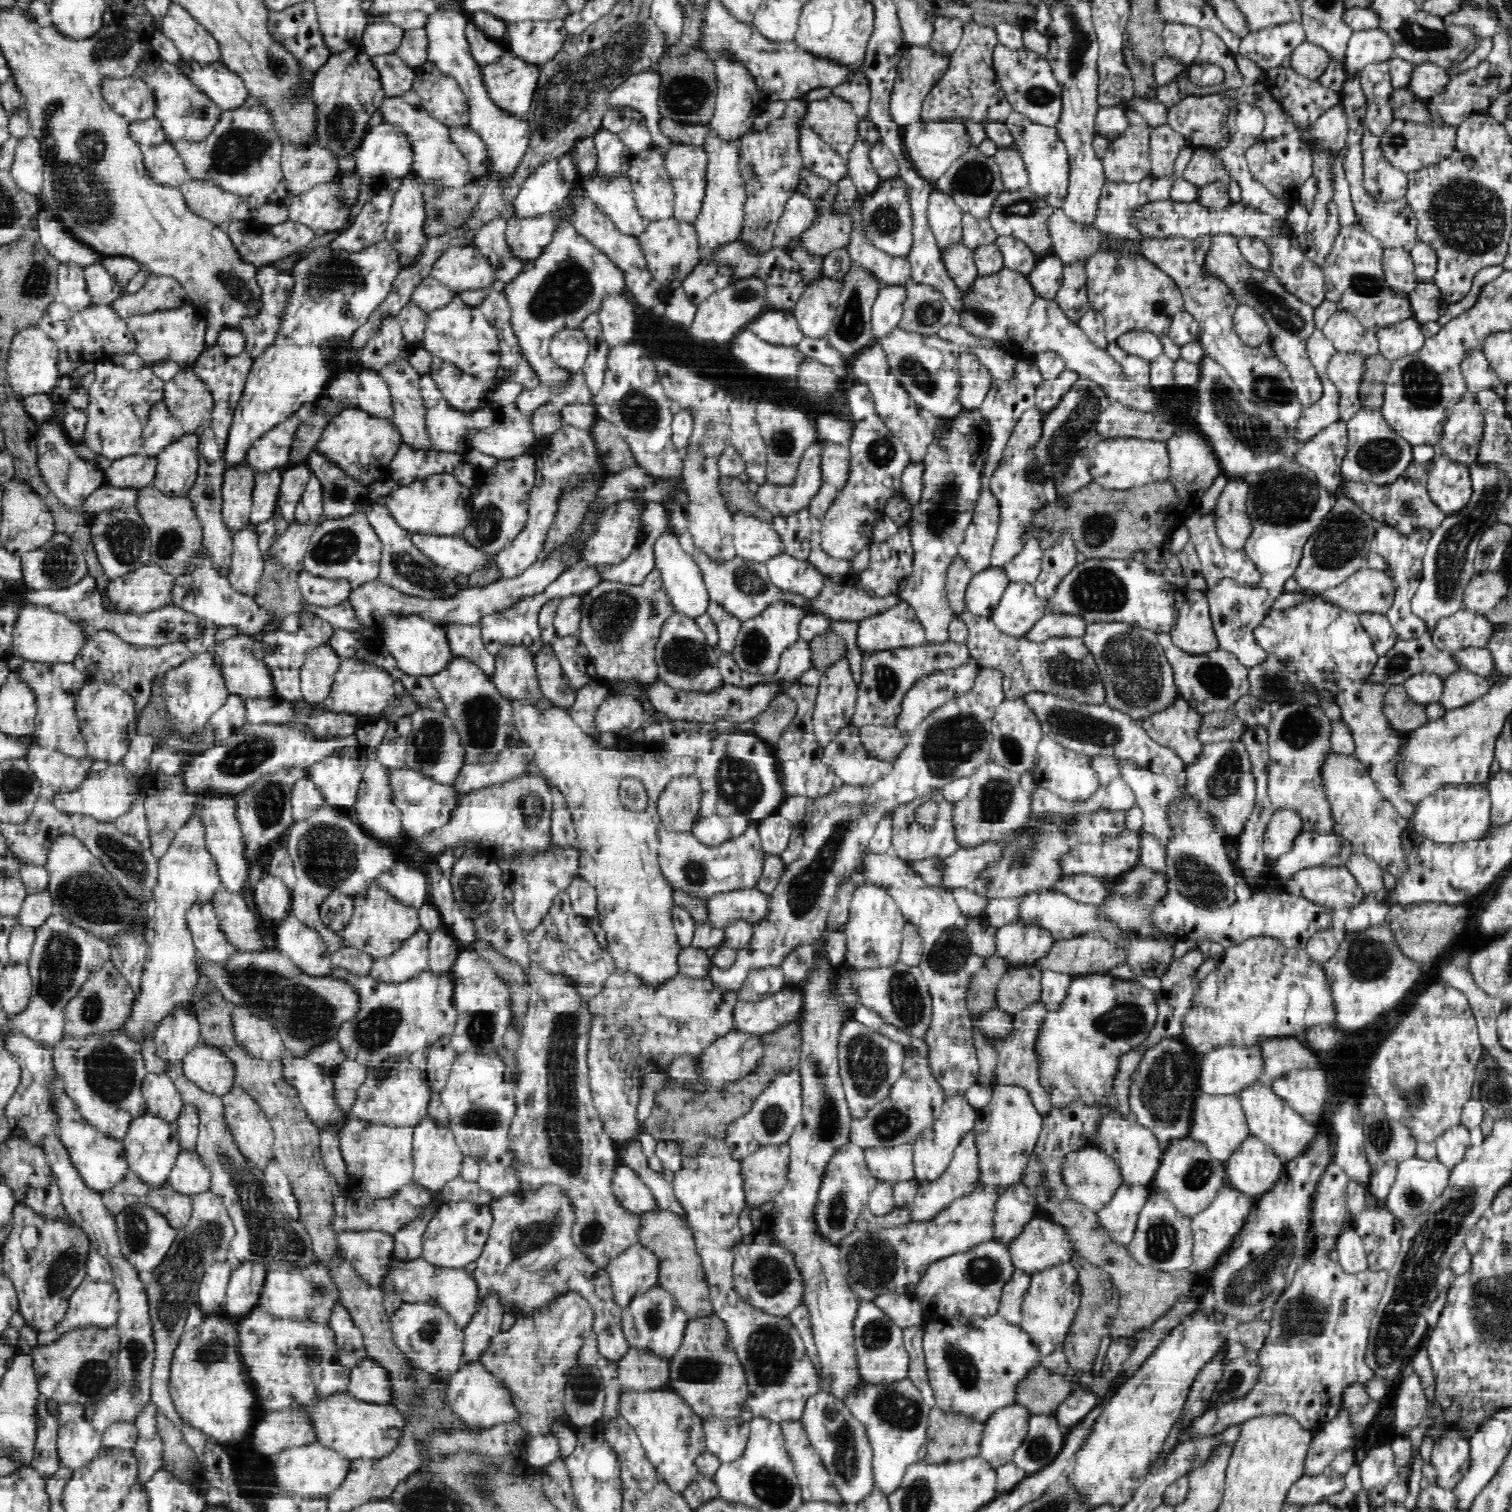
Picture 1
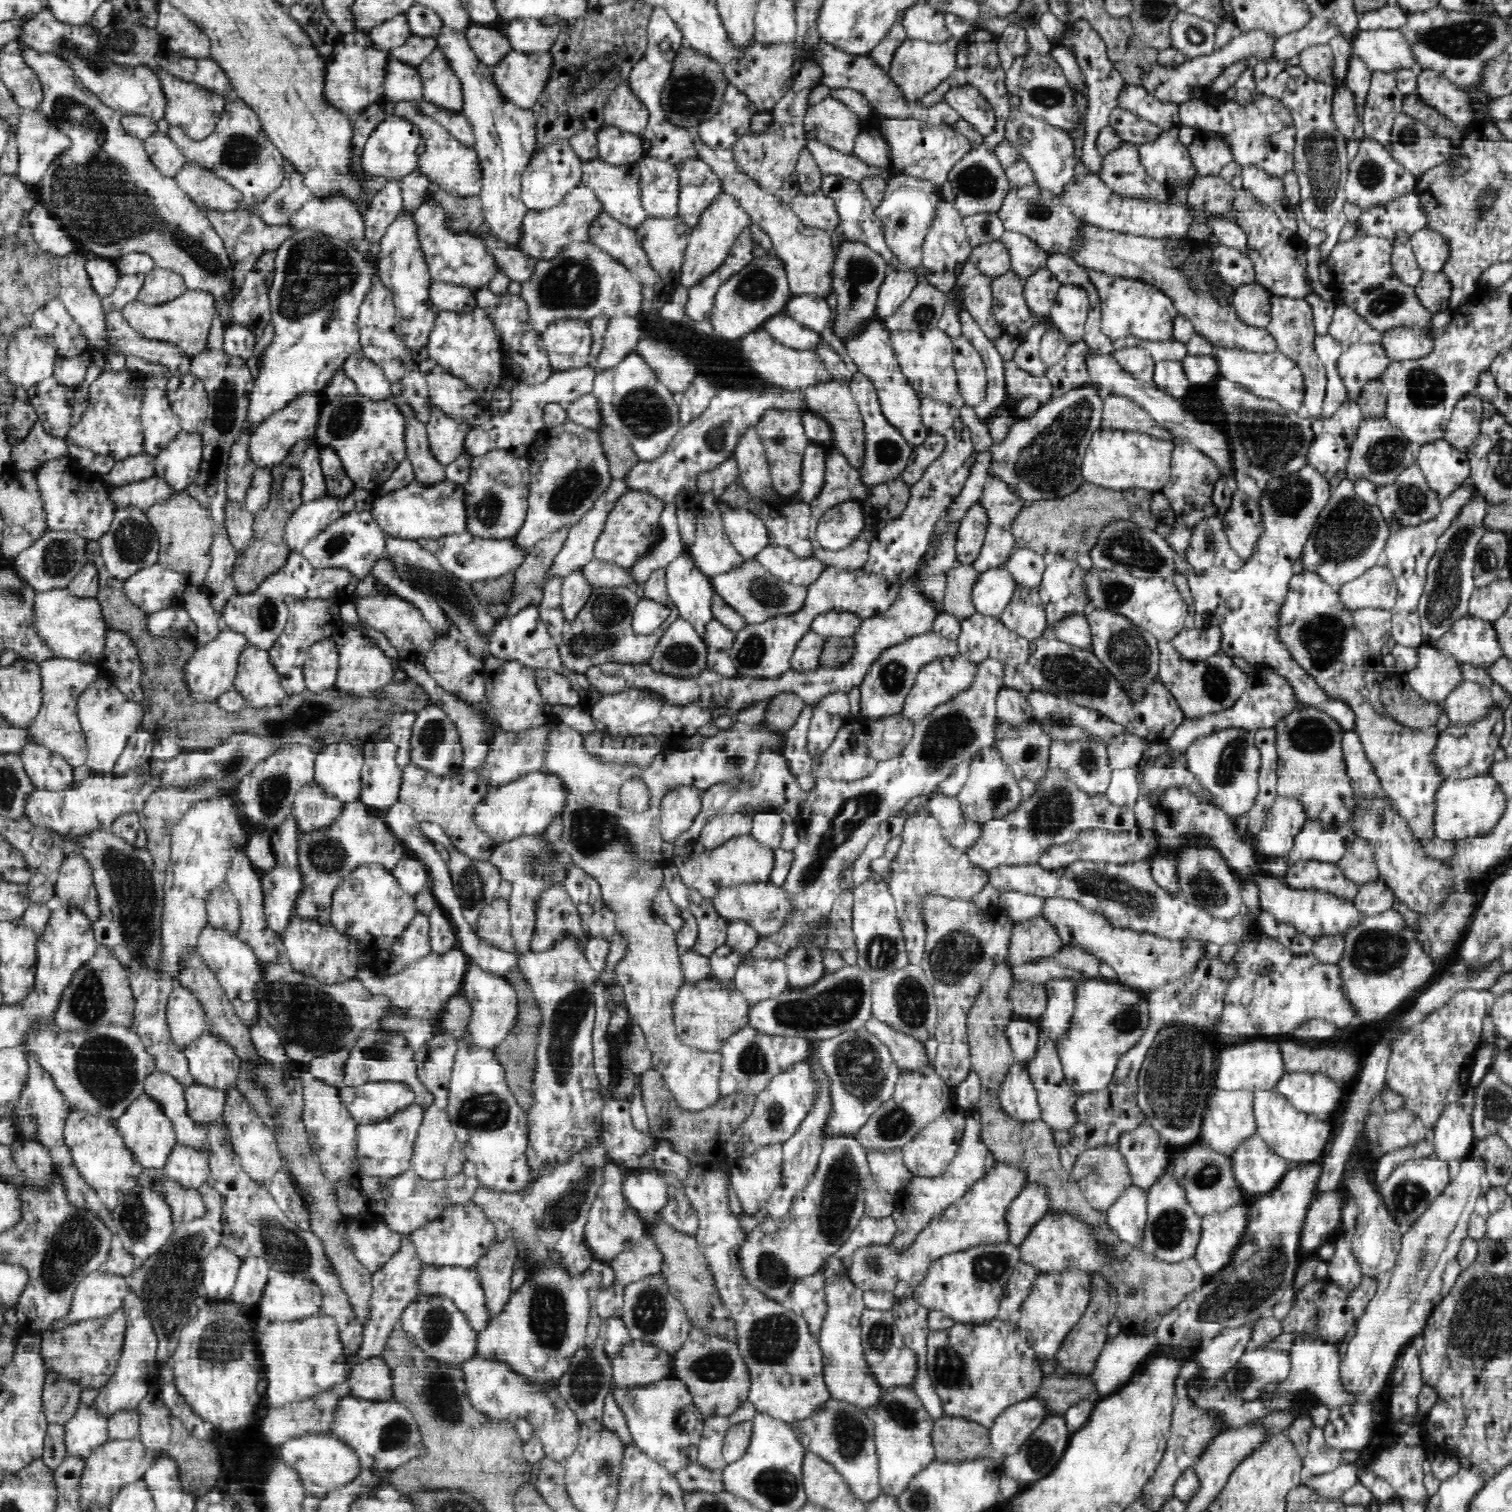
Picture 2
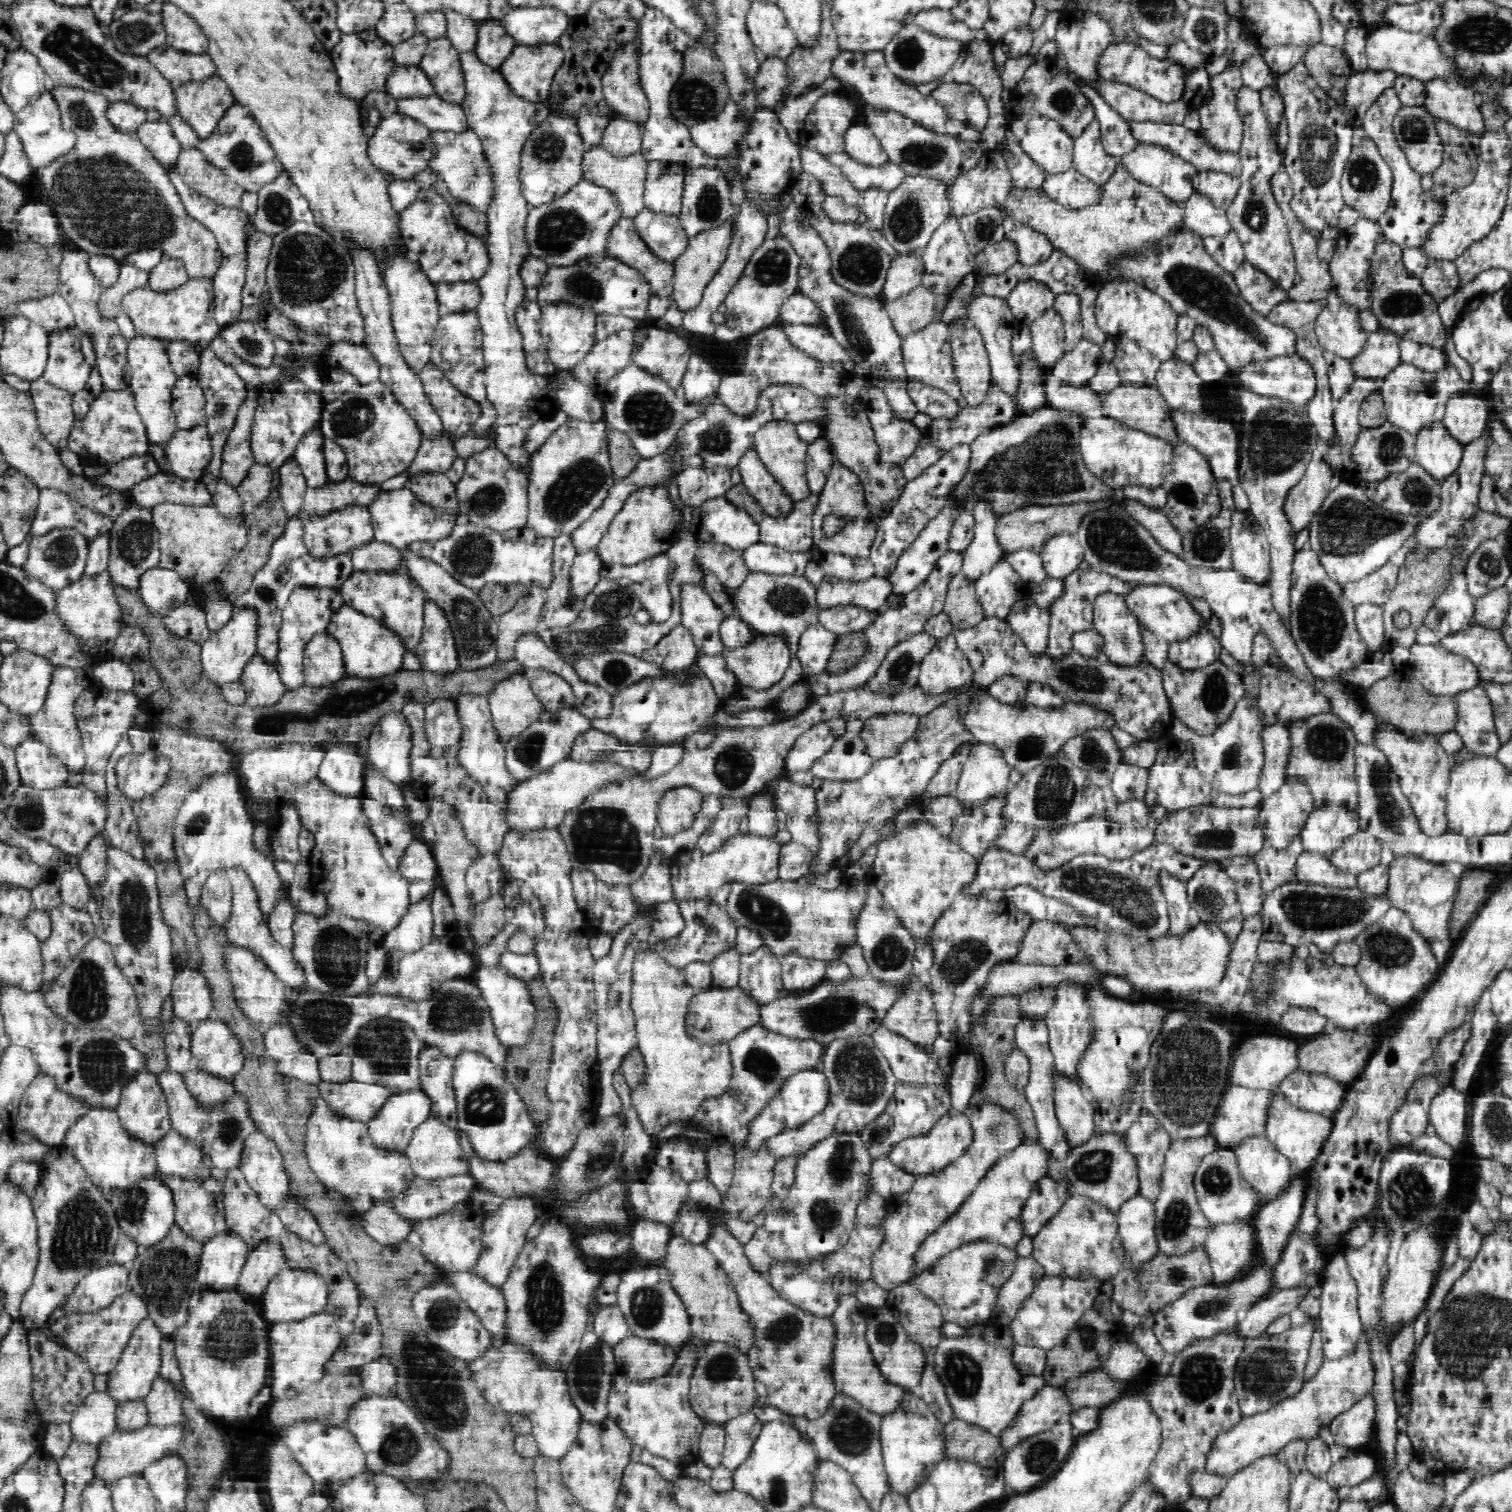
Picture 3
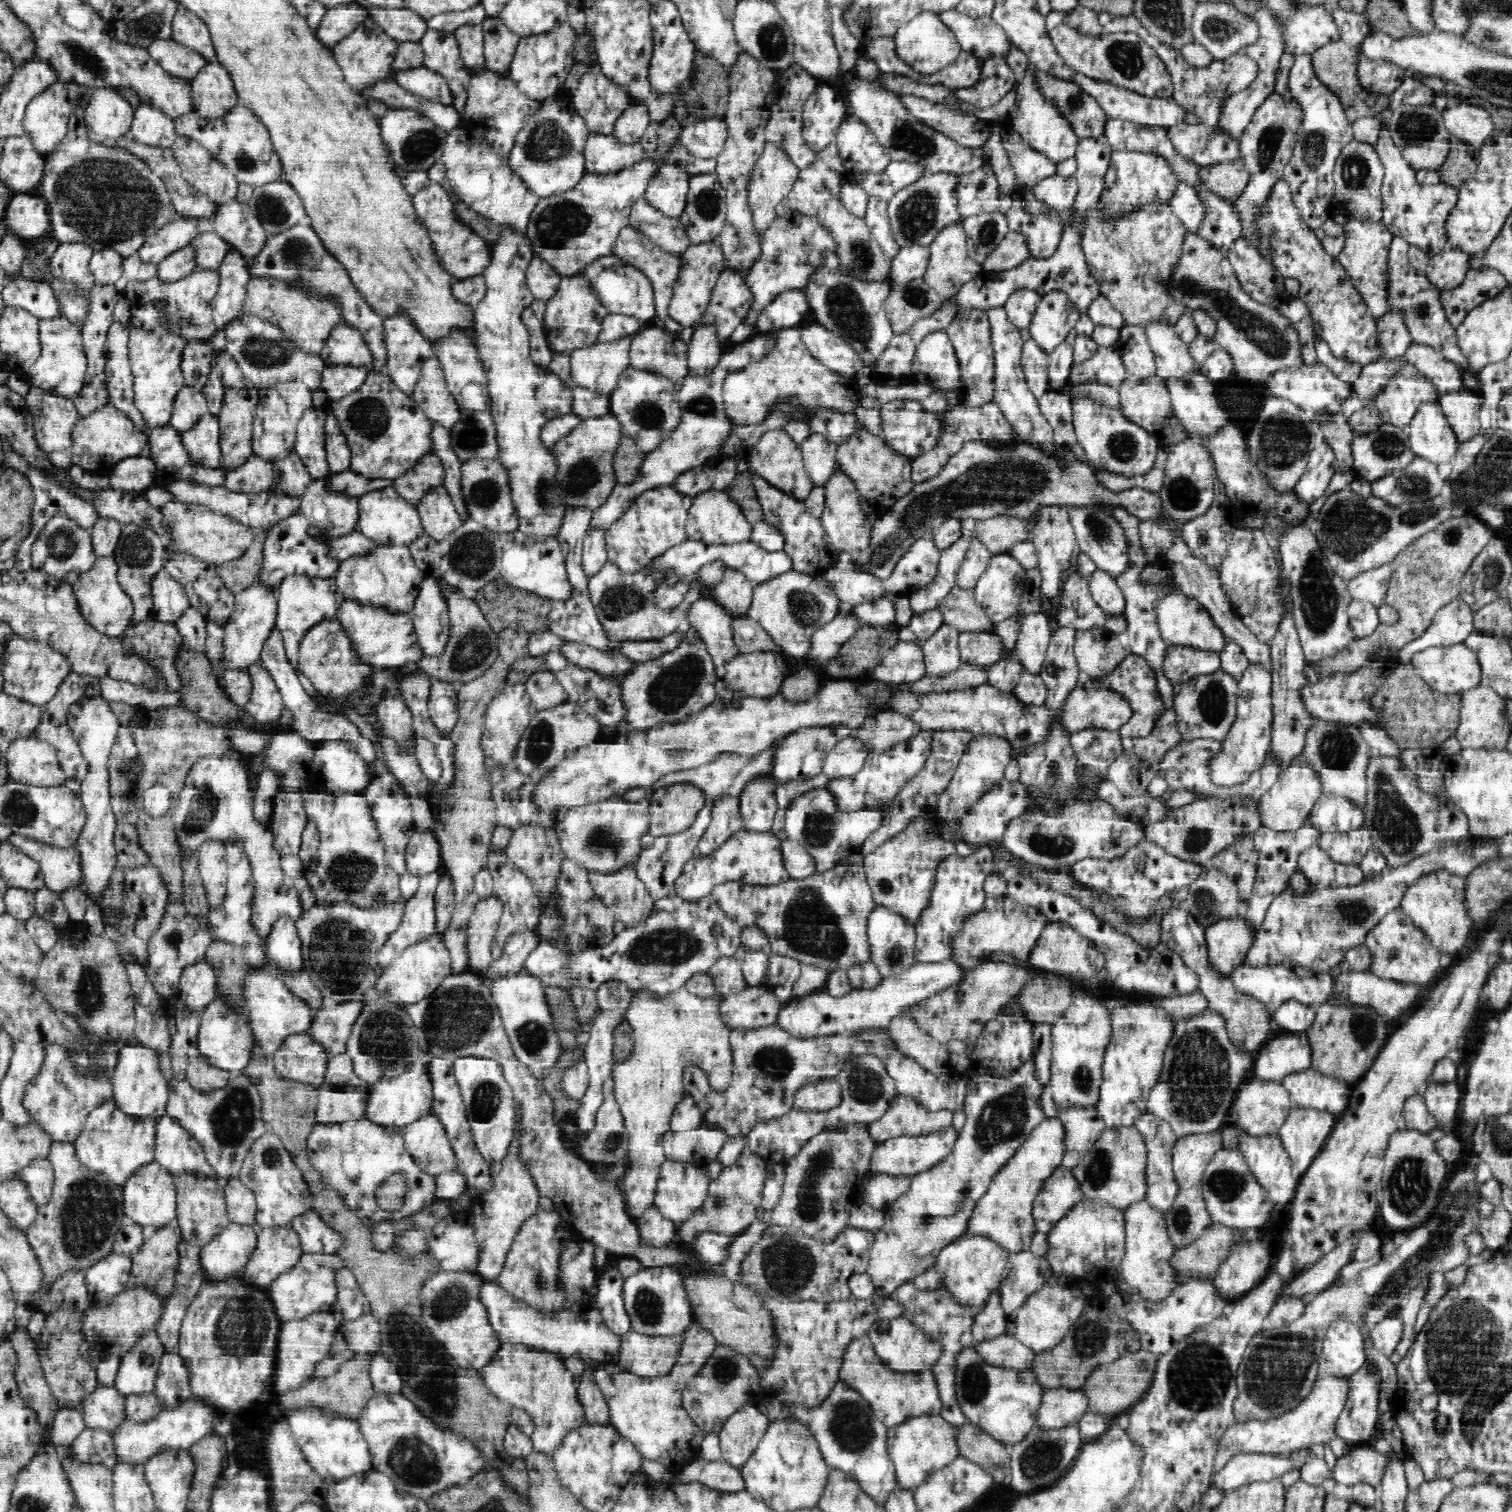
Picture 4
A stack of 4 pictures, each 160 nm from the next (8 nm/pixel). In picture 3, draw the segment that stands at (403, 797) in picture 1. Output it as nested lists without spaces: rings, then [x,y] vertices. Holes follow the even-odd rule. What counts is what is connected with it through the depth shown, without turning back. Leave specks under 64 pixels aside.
[[[451,747],[444,758],[438,758],[429,755],[414,758],[410,763],[410,774],[409,774],[409,786],[415,792],[412,794],[414,800],[418,802],[443,802],[453,808],[453,816],[457,818],[459,825],[463,829],[465,840],[476,849],[479,857],[488,857],[489,854],[497,854],[503,843],[503,836],[508,832],[507,826],[503,821],[504,808],[500,807],[498,803],[493,803],[488,799],[484,787],[479,782],[476,782],[468,773],[465,768],[457,761],[456,747]]]

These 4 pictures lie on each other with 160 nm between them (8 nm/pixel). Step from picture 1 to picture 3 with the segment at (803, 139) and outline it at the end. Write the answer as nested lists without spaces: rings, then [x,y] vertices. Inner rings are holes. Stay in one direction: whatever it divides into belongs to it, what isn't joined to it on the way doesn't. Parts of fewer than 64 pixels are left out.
[[[846,152],[830,153],[824,156],[826,163],[836,166],[858,191],[880,187],[888,192],[900,186],[902,180],[906,178],[904,170],[890,162],[874,167],[856,162]]]

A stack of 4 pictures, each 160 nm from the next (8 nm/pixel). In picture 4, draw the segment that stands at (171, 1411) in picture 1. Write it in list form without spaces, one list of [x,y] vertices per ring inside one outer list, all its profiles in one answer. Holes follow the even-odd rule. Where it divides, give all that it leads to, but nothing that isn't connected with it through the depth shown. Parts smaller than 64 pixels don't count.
[[[176,1220],[170,1224],[162,1226],[156,1231],[142,1246],[131,1256],[131,1274],[124,1289],[141,1287],[159,1298],[163,1308],[168,1304],[170,1296],[176,1292],[176,1276],[178,1276],[178,1266],[180,1266],[180,1254],[178,1244],[180,1233]]]

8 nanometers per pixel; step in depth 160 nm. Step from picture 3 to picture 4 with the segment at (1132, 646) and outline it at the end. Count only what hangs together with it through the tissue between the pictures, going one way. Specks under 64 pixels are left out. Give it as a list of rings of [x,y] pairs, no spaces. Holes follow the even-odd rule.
[[[1096,569],[1089,577],[1089,590],[1104,615],[1112,619],[1122,619],[1127,614],[1126,600],[1122,590],[1118,587],[1117,580],[1103,570]]]

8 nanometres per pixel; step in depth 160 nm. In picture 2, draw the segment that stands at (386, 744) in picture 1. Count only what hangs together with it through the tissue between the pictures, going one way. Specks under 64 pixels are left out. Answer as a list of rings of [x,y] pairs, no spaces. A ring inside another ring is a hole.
[[[398,713],[394,714],[392,720],[388,723],[390,730],[388,740],[396,745],[394,755],[395,766],[402,770],[411,763],[409,738],[413,730],[416,714],[414,713]]]

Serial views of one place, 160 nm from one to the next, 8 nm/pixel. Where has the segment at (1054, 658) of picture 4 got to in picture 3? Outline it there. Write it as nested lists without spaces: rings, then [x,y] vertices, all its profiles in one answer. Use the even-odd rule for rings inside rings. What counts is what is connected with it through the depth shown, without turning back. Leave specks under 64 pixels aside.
[[[1077,568],[1062,579],[1062,592],[1058,596],[1058,600],[1054,604],[1050,604],[1048,608],[1050,614],[1050,626],[1048,633],[1047,651],[1051,652],[1053,658],[1062,658],[1068,652],[1072,652],[1072,633],[1076,631],[1084,631],[1093,629],[1093,607],[1098,596],[1107,593],[1116,593],[1118,595],[1124,592],[1130,592],[1132,588],[1136,588],[1136,584],[1130,584],[1112,577],[1105,573],[1098,573],[1094,569],[1080,570]]]

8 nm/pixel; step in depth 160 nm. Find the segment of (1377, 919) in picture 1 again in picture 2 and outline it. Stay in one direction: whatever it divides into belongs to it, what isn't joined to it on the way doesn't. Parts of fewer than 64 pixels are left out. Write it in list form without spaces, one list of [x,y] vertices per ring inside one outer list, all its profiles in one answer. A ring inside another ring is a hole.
[[[1379,880],[1370,882],[1370,884],[1364,884],[1358,889],[1352,903],[1358,911],[1361,920],[1392,909],[1393,900],[1393,892]]]

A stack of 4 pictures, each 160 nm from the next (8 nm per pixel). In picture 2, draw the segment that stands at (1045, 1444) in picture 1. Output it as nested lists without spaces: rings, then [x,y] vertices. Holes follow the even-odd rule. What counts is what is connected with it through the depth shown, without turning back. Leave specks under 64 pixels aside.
[[[1062,1414],[1046,1416],[1040,1421],[1039,1426],[1033,1430],[1033,1433],[1027,1438],[1025,1443],[1017,1450],[1017,1453],[1008,1456],[1002,1462],[1000,1465],[1001,1471],[1008,1476],[1012,1475],[1012,1478],[1020,1479],[1025,1483],[1025,1486],[1029,1486],[1038,1478],[1046,1478],[1055,1469],[1064,1451],[1067,1449],[1070,1439],[1071,1434]]]

